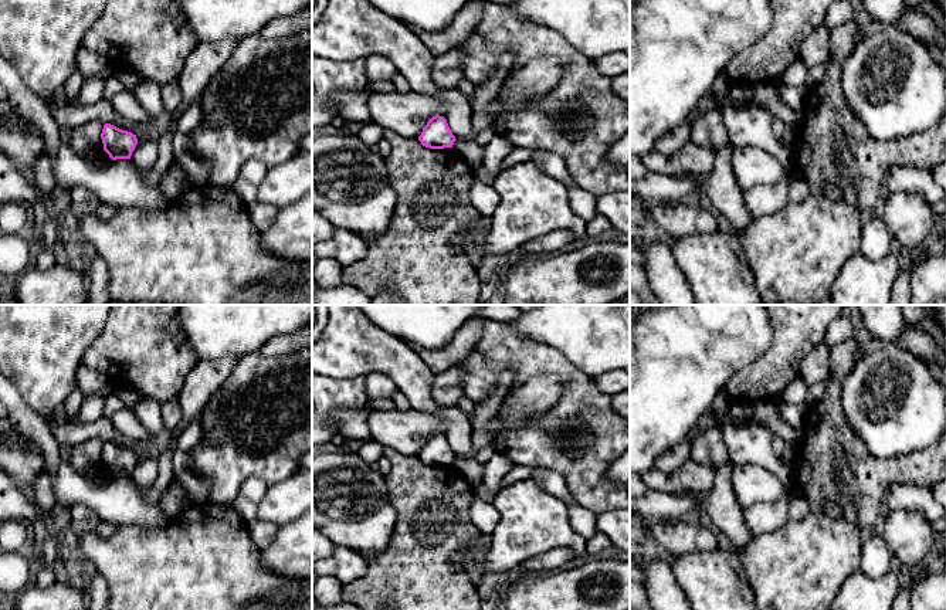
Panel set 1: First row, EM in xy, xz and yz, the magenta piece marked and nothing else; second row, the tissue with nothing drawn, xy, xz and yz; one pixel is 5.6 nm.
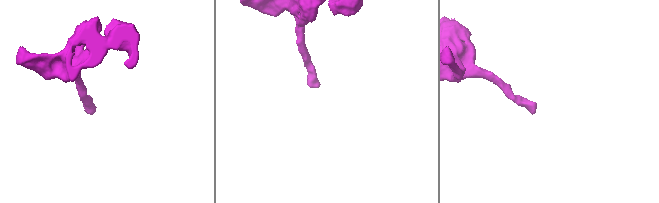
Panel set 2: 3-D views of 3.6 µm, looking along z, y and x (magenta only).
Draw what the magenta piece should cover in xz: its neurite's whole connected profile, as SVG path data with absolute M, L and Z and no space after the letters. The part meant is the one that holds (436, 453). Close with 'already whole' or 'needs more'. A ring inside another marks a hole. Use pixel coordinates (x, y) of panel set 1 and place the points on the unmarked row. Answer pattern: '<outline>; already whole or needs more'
M435 433L423 445L418 458L425 465L444 467L444 465L452 465L457 457L452 453L447 441L447 437L444 434Z; already whole

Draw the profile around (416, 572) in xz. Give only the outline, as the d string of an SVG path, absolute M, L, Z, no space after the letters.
M386 450L391 470L384 477L397 519L389 546L366 559L366 575L343 586L343 601L363 610L479 610L477 579L454 559L460 549L482 536L469 518L471 485L454 465L430 467L418 457Z

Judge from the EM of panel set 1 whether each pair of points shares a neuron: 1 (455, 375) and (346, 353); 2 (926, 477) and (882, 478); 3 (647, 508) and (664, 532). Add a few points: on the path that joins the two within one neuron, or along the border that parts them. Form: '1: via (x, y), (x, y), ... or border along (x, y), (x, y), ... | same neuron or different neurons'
1: border along (434, 375), (433, 397), (438, 403), (448, 406) | different neurons
2: via (915, 474), (894, 474) | same neuron
3: border along (688, 519), (660, 519), (646, 524) | different neurons

